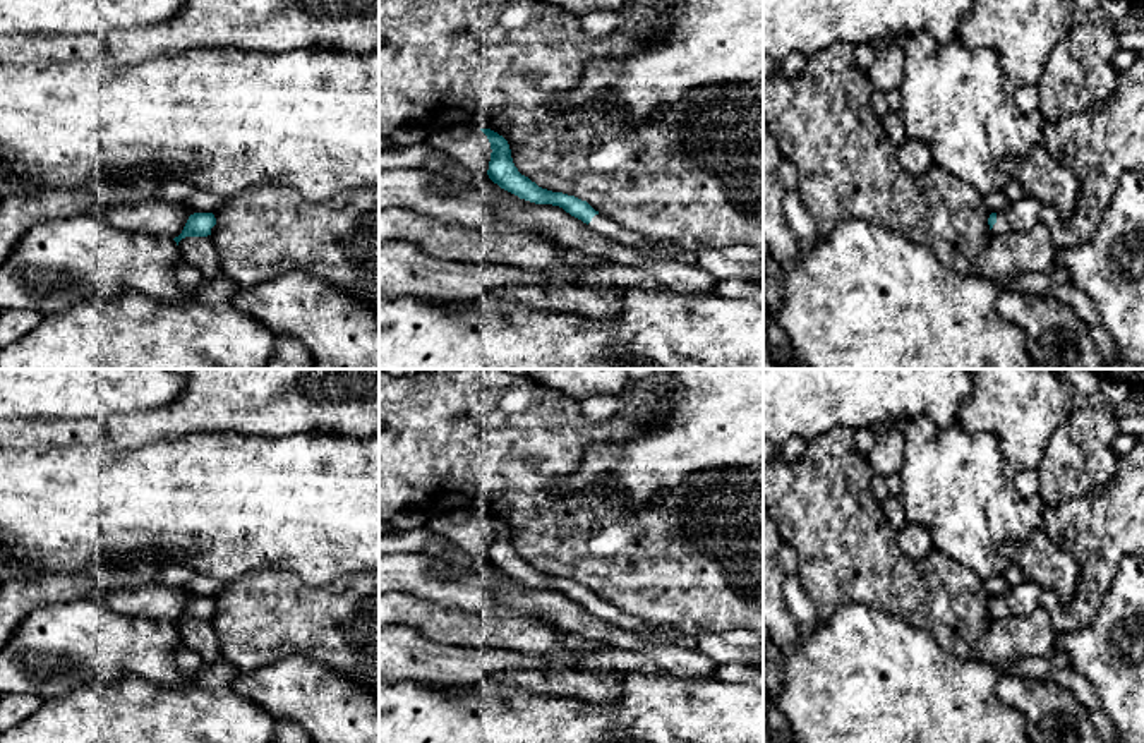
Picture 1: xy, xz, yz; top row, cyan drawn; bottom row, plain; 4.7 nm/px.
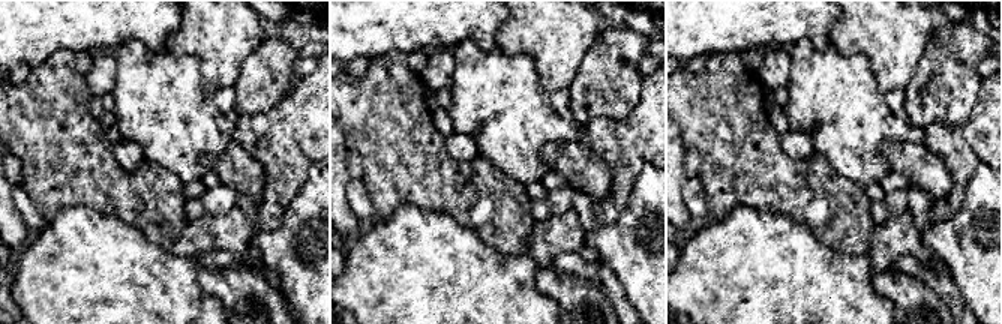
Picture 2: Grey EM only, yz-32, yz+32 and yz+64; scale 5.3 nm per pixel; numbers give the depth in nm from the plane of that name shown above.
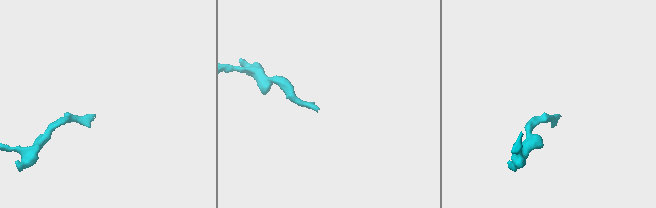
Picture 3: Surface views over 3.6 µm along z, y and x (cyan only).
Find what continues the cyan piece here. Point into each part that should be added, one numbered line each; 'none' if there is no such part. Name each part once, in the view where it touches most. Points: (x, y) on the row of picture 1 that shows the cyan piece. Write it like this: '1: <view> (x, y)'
1: yz (1002, 225)

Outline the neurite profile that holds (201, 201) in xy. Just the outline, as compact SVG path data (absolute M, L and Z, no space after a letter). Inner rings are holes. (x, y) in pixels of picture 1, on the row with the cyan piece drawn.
M196 190L182 202L187 208L190 208L194 213L214 213L218 208L225 206L226 201L228 197L206 192L206 190Z

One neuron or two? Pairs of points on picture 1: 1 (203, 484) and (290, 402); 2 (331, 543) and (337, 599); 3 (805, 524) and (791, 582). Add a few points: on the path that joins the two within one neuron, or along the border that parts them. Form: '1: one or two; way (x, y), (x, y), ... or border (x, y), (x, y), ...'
1: two; border (216, 431), (266, 436), (297, 434)
2: two; border (361, 572), (321, 585), (295, 575)
3: two; border (796, 575), (815, 611)

